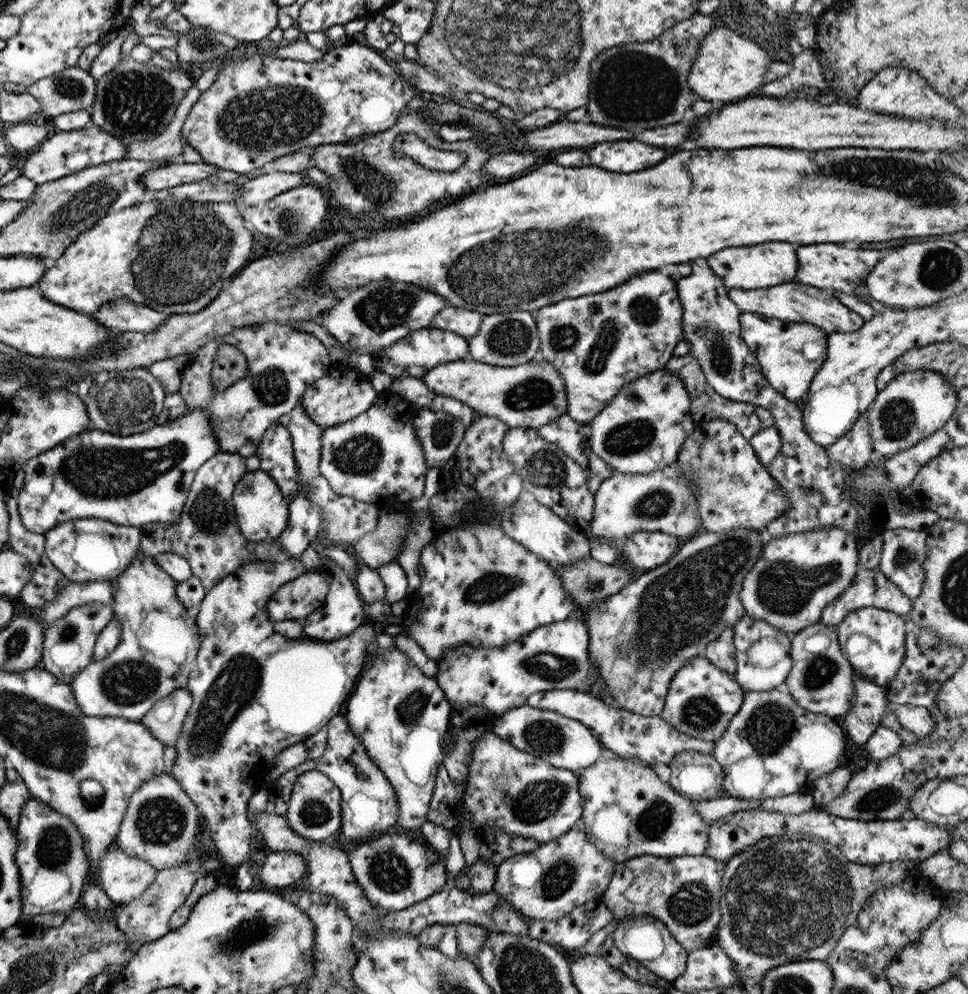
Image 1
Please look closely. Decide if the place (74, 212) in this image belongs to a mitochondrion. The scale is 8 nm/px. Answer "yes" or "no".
yes

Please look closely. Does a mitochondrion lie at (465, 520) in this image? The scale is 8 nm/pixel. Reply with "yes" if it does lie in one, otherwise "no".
no

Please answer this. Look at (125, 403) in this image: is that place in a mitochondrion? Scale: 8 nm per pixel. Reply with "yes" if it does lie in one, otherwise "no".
yes

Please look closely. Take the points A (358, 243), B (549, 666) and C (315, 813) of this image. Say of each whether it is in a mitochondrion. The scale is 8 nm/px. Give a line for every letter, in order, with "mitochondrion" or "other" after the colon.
A: other
B: mitochondrion
C: mitochondrion

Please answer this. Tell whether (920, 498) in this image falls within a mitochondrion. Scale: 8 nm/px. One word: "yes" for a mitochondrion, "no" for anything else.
no

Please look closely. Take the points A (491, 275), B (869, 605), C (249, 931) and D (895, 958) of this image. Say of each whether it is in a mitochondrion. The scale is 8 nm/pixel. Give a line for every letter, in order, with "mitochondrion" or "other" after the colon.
A: mitochondrion
B: other
C: mitochondrion
D: other

